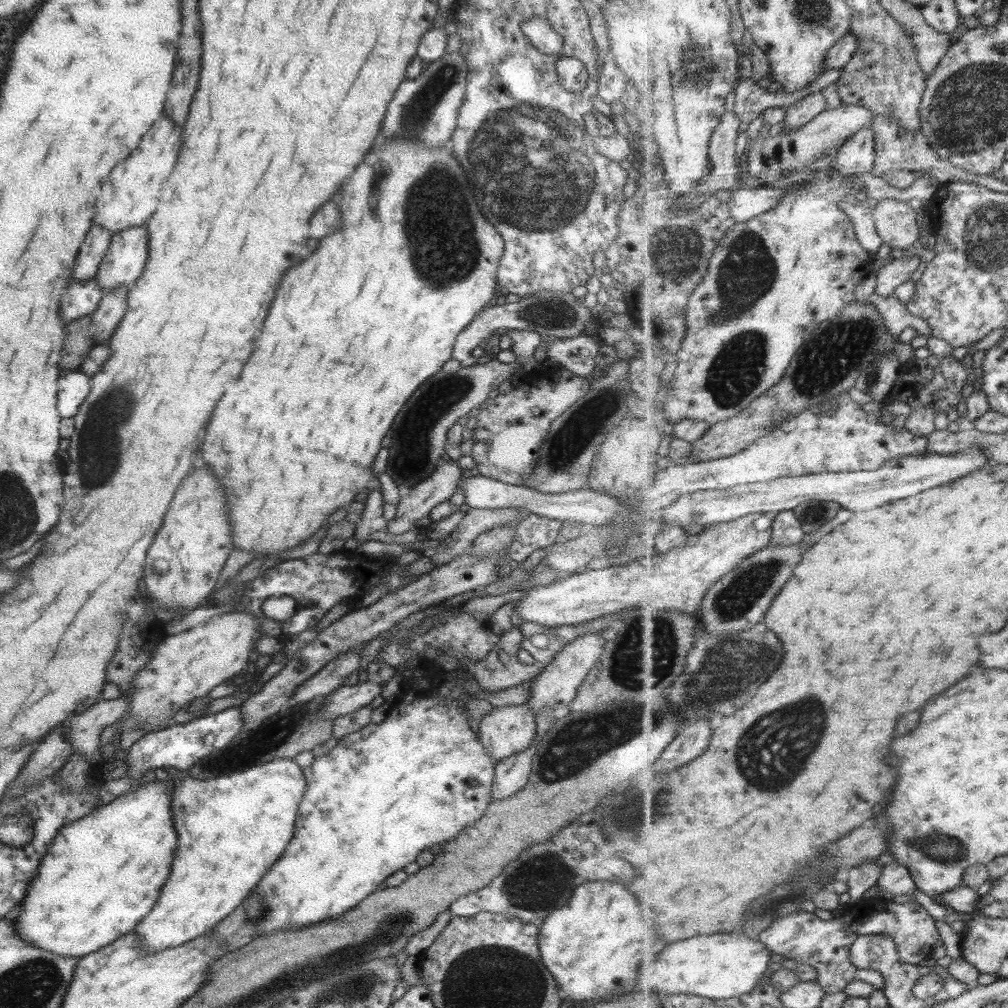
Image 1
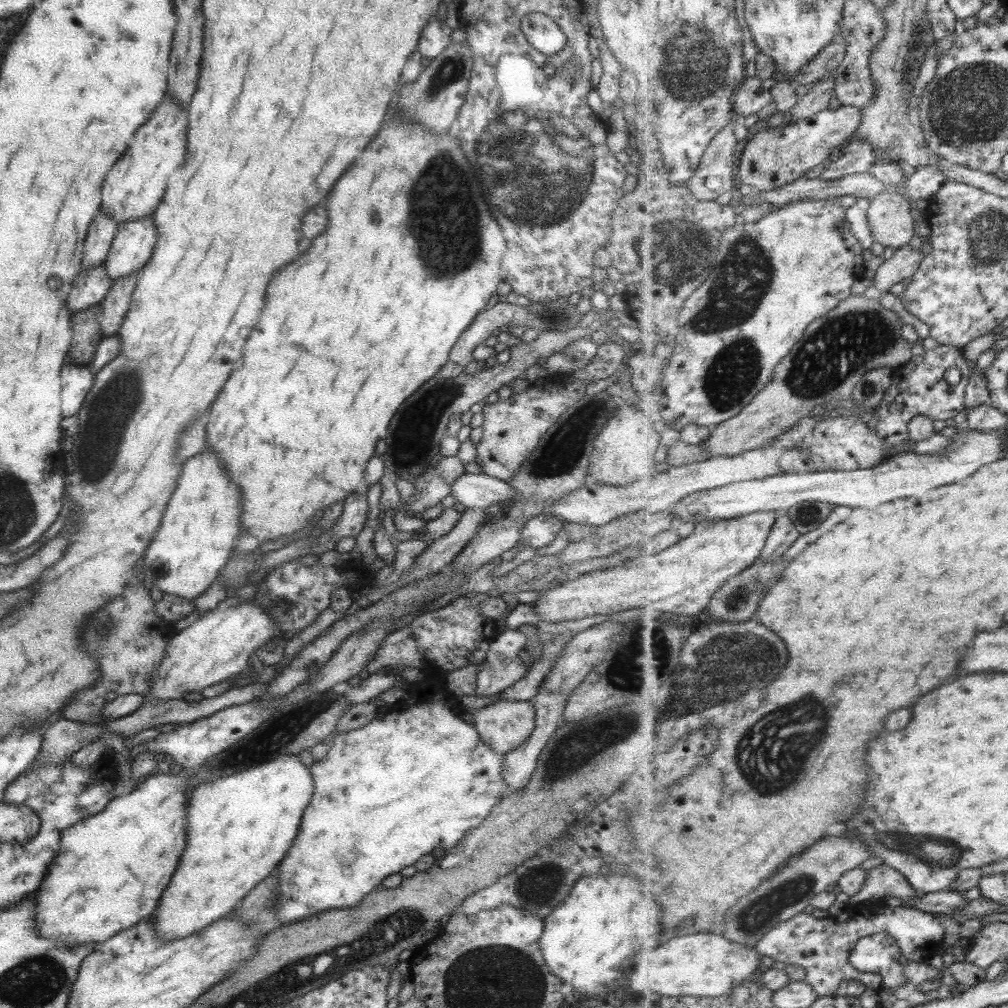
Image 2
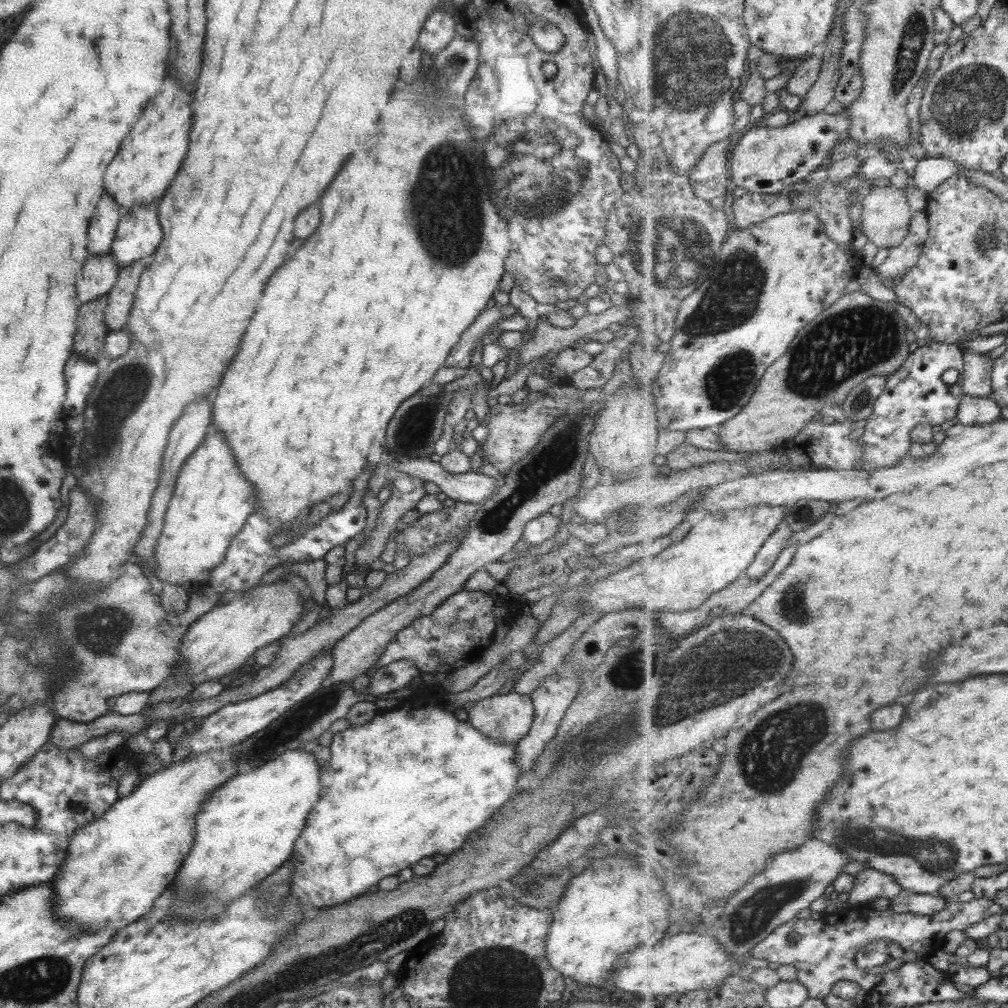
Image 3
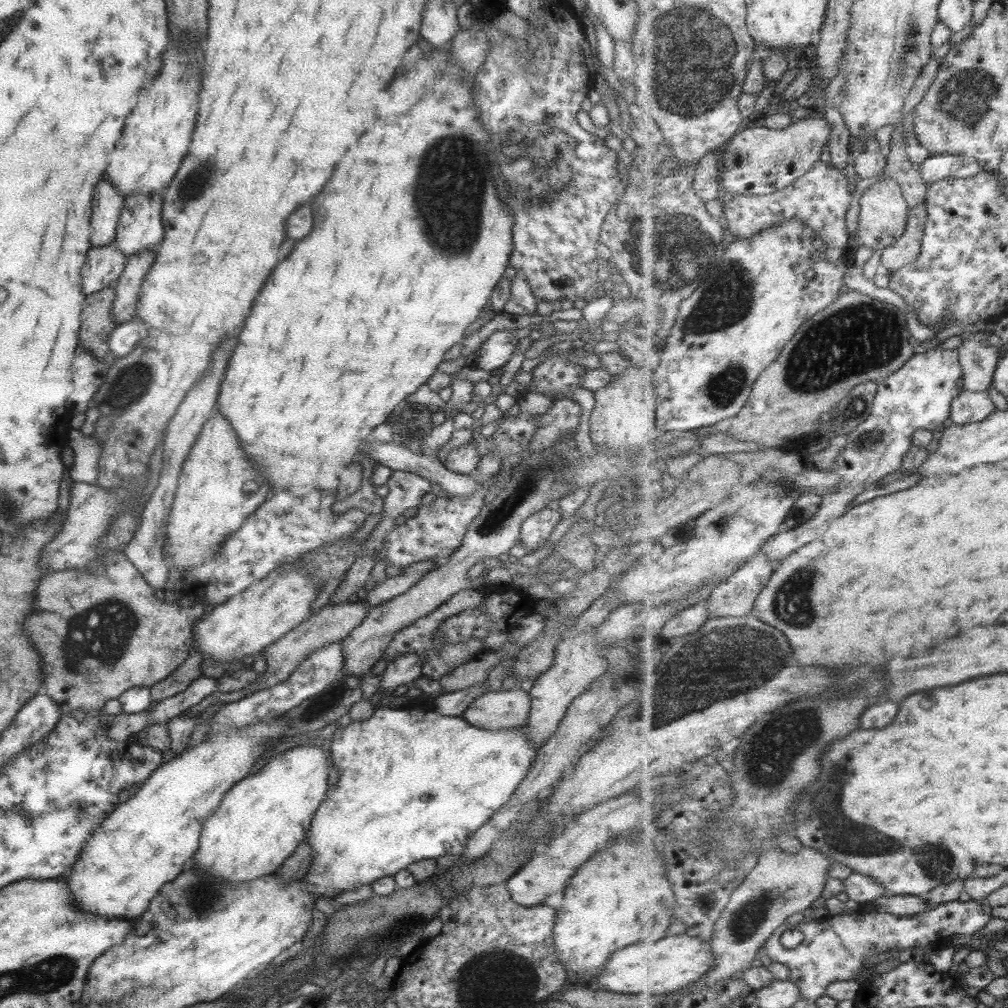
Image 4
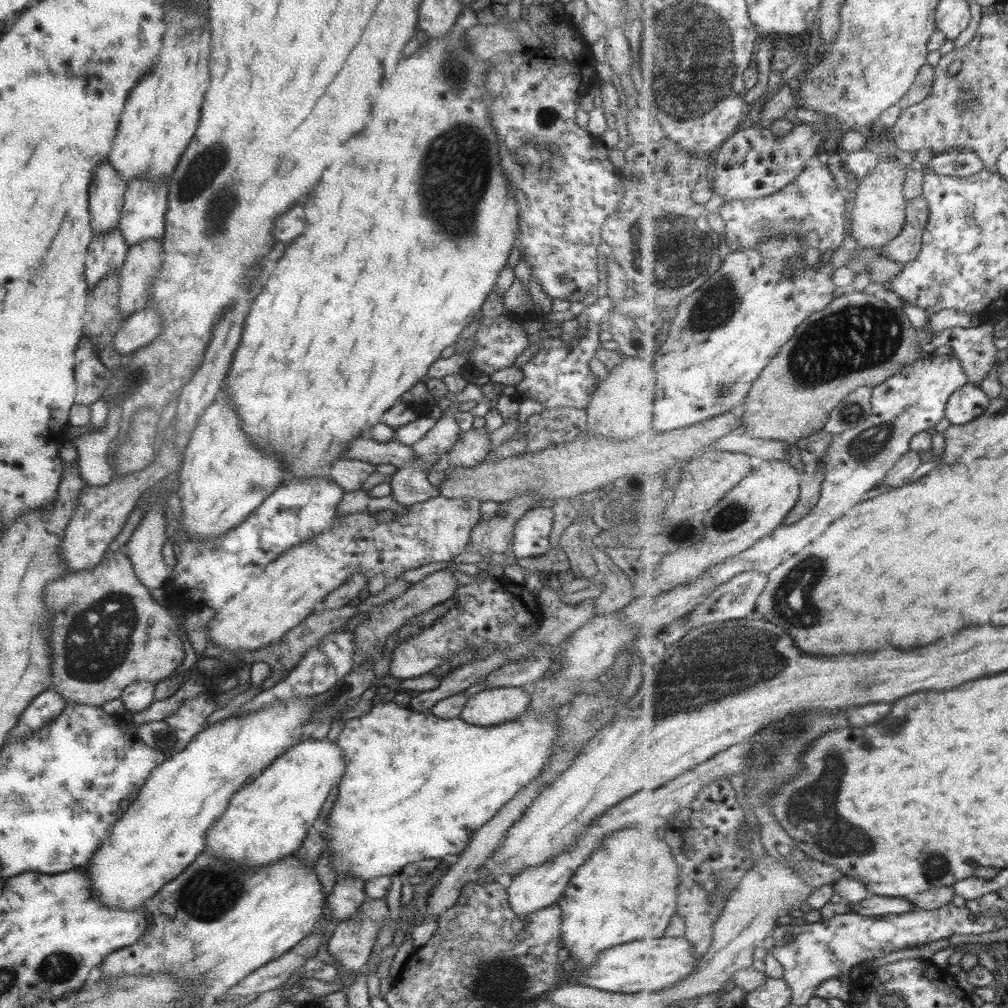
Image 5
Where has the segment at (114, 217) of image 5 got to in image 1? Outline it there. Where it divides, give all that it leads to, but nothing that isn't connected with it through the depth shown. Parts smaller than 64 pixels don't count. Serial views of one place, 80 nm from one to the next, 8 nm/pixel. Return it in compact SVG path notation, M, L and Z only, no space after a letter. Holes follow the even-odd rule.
M93 224L83 239L79 248L79 254L75 259L75 266L72 268L71 281L84 281L93 279L99 264L107 252L112 232L105 227Z

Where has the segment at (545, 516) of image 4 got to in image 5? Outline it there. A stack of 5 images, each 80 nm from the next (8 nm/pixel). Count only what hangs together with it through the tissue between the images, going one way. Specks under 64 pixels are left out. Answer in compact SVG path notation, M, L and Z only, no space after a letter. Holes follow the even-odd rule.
M533 506L527 509L513 526L512 554L517 558L533 558L546 554L553 515L548 507Z

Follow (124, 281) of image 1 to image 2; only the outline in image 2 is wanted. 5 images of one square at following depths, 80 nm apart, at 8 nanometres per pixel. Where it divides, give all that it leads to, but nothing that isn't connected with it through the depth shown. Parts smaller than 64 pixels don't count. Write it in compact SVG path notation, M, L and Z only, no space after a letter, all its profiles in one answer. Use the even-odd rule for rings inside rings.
M152 215L117 225L117 232L104 260L106 274L111 282L131 271L139 271L148 258L151 258L158 236Z

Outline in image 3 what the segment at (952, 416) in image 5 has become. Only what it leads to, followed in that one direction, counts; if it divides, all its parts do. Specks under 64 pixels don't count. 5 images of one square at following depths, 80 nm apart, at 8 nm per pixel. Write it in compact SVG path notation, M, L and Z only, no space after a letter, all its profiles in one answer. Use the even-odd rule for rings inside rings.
M964 395L956 418L960 424L965 425L993 424L997 420L1003 420L1001 409L991 397L971 398L971 396Z

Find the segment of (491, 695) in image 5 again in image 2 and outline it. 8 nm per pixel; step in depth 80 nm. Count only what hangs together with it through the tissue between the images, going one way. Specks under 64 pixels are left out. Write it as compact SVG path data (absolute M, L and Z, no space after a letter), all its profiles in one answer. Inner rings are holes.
M498 699L471 714L481 742L502 755L519 746L534 727L532 701Z

